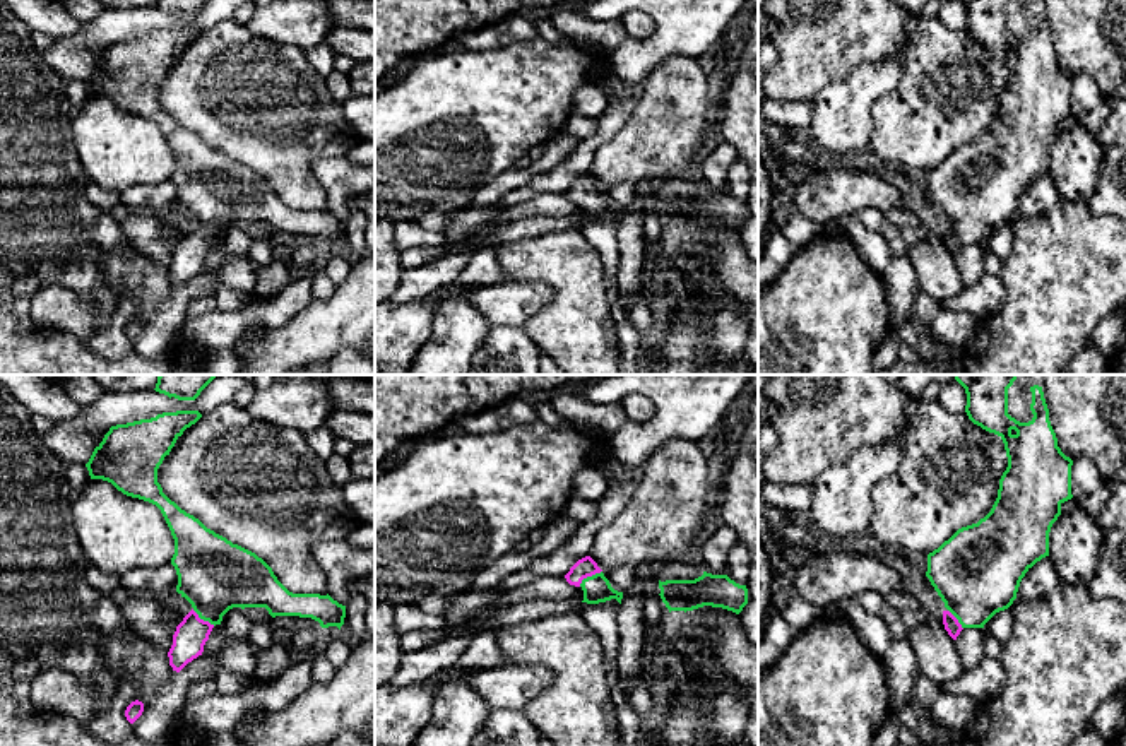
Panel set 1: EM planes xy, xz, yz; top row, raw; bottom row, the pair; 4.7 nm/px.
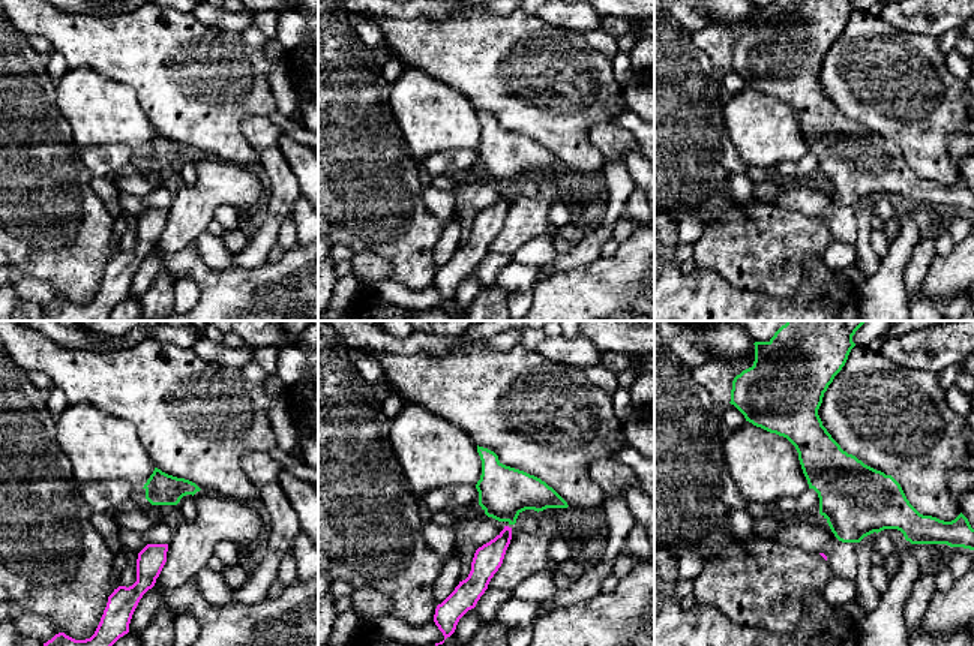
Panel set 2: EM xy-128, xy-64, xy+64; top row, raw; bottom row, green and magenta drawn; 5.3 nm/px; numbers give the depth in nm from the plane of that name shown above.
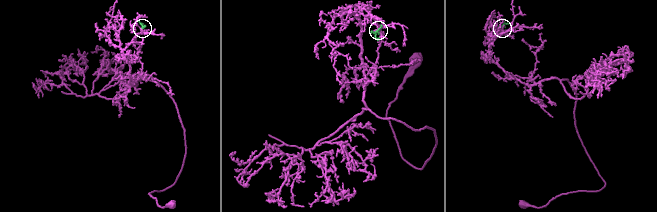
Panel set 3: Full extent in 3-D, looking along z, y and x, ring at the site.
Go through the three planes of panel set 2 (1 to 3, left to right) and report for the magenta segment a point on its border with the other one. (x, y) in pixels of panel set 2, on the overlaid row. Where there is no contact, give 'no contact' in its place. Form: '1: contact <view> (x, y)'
1: no contact
2: no contact
3: no contact

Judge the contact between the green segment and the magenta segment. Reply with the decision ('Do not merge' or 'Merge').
Merge

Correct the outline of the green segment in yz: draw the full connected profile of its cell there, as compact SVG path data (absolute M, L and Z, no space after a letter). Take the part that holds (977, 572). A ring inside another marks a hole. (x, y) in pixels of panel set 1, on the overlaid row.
M1016 375L953 376L965 388L969 419L998 435L1008 457L1008 467L999 479L998 498L991 512L977 524L958 529L927 554L926 577L945 602L945 630L957 640L963 628L984 628L996 613L1008 609L1016 599L1025 573L1049 556L1051 527L1061 515L1061 505L1073 498L1073 460L1058 447L1042 387L1030 387L1034 417L1028 423L1020 423L1008 414L1008 388Z

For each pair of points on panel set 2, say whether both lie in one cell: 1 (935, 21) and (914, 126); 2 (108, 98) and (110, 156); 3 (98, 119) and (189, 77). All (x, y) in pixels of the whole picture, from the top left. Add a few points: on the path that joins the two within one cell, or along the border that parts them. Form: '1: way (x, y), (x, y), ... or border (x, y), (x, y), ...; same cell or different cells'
1: border (898, 29), (907, 33), (929, 35), (935, 39); different cells
2: border (83, 147), (125, 144), (137, 153); different cells
3: border (111, 78), (125, 83), (135, 93), (156, 131); different cells

